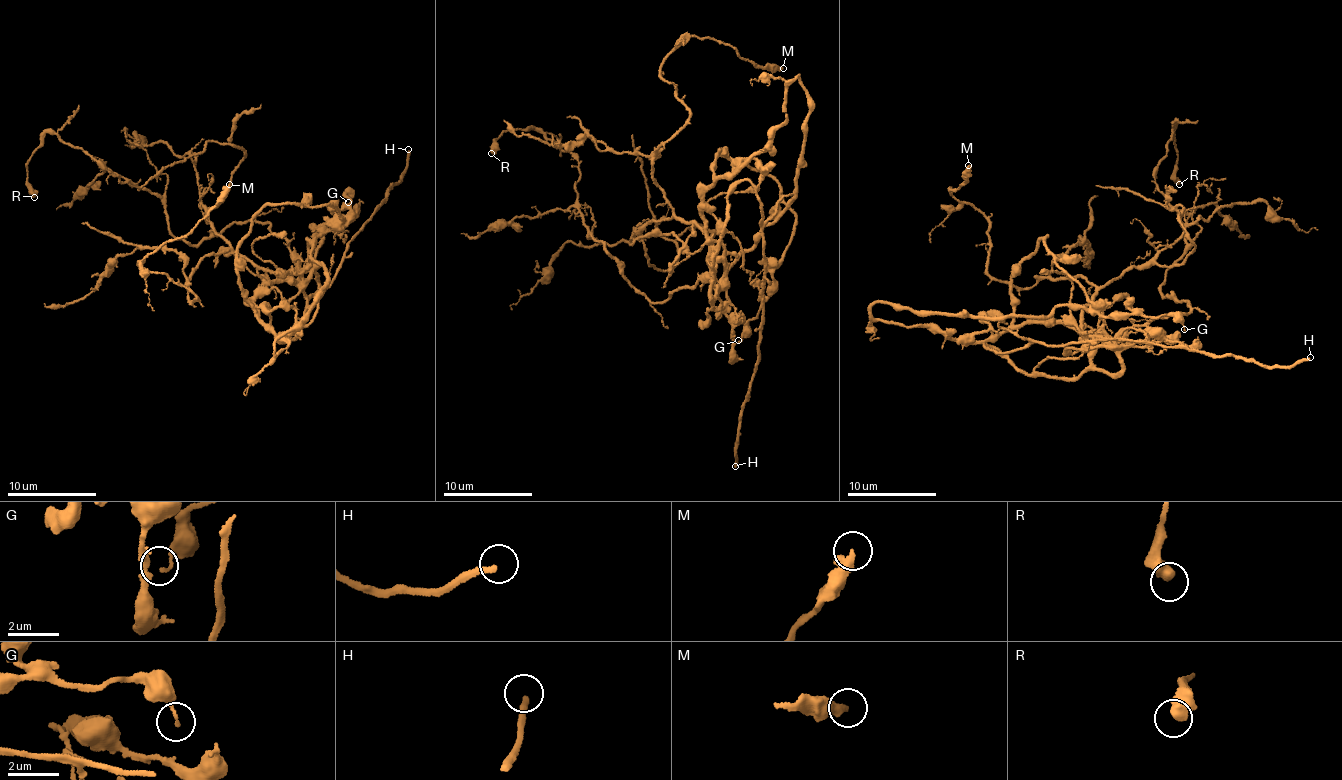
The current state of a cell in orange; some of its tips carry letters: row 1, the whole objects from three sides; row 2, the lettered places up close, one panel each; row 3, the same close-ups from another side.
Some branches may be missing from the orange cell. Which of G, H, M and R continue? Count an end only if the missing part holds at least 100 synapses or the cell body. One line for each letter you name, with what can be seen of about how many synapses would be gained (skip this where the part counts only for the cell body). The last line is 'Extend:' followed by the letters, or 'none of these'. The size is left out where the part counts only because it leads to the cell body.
Extend: H

